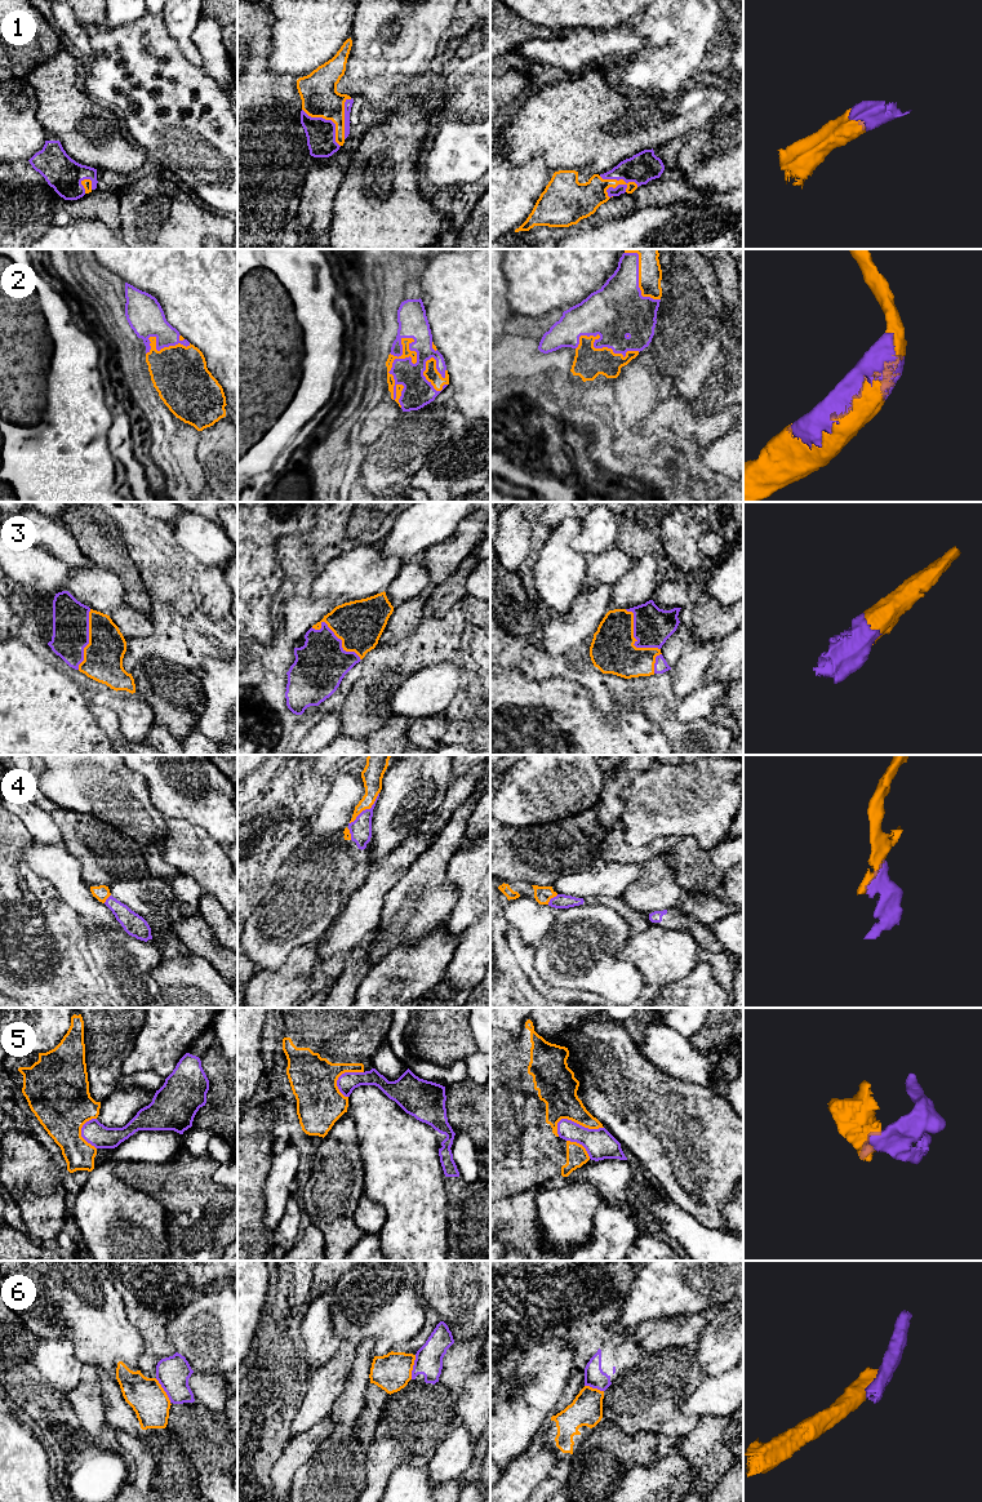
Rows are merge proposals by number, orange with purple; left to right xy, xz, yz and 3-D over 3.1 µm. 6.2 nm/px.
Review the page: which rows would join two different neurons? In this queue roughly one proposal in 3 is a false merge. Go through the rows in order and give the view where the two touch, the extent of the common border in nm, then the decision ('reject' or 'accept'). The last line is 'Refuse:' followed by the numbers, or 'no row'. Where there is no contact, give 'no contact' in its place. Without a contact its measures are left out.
1: contact in yz; length 260 nm; accept
2: contact in xz; length 440 nm; accept
3: contact in yz; length 340 nm; accept
4: contact in xz; length 260 nm; accept
5: contact in yz; length 300 nm; reject
6: contact in xy; length 180 nm; reject
Refuse: 5, 6

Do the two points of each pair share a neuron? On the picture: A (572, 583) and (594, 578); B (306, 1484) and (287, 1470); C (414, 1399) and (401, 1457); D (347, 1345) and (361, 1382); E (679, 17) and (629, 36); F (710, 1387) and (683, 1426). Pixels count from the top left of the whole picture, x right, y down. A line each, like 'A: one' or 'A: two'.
A: two
B: two
C: one
D: two
E: two
F: two

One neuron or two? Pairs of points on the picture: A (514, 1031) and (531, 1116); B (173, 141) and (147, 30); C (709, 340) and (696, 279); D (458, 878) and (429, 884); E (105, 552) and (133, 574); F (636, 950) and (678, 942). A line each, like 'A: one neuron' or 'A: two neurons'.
A: two neurons
B: one neuron
C: one neuron
D: two neurons
E: one neuron
F: one neuron

